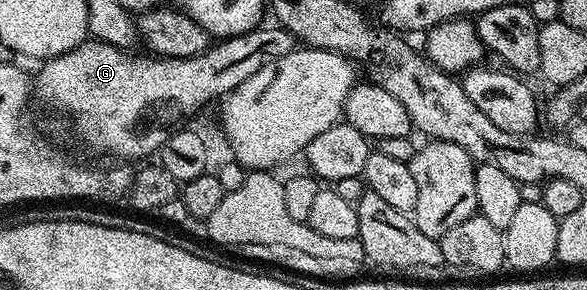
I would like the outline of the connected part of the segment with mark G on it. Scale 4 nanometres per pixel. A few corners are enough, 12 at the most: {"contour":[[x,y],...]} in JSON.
{"contour":[[259,28],[189,58],[85,40],[34,90],[92,150],[155,155],[184,114],[294,48]]}

